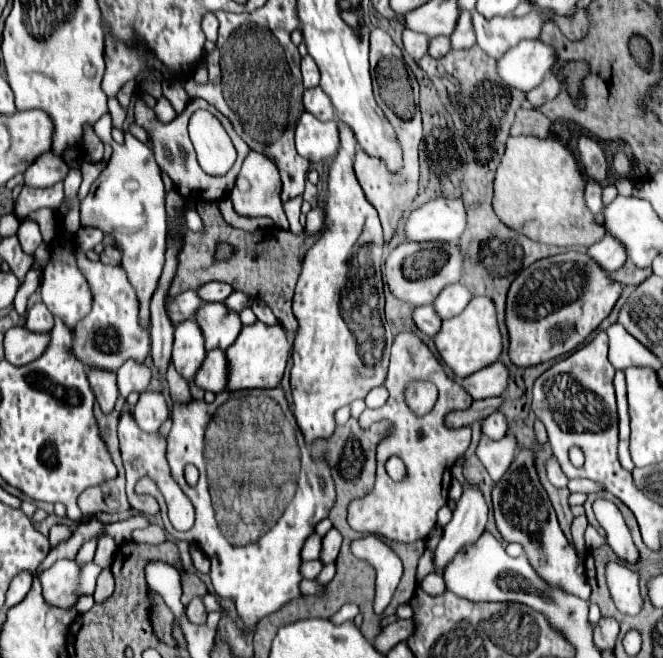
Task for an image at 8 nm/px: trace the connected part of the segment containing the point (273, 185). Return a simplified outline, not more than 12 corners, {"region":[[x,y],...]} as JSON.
{"region":[[249,152],[229,194],[241,216],[289,230],[273,160]]}

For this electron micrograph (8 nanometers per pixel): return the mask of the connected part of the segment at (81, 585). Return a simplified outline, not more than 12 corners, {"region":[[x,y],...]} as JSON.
{"region":[[61,560],[41,574],[43,596],[69,610],[95,592],[103,568]]}

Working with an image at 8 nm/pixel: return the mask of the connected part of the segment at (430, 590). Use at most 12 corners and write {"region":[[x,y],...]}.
{"region":[[427,574],[421,580],[421,590],[429,596],[445,592],[439,574]]}

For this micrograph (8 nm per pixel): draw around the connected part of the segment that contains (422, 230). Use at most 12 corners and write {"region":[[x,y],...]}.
{"region":[[461,198],[411,212],[407,240],[455,242],[465,232]]}

